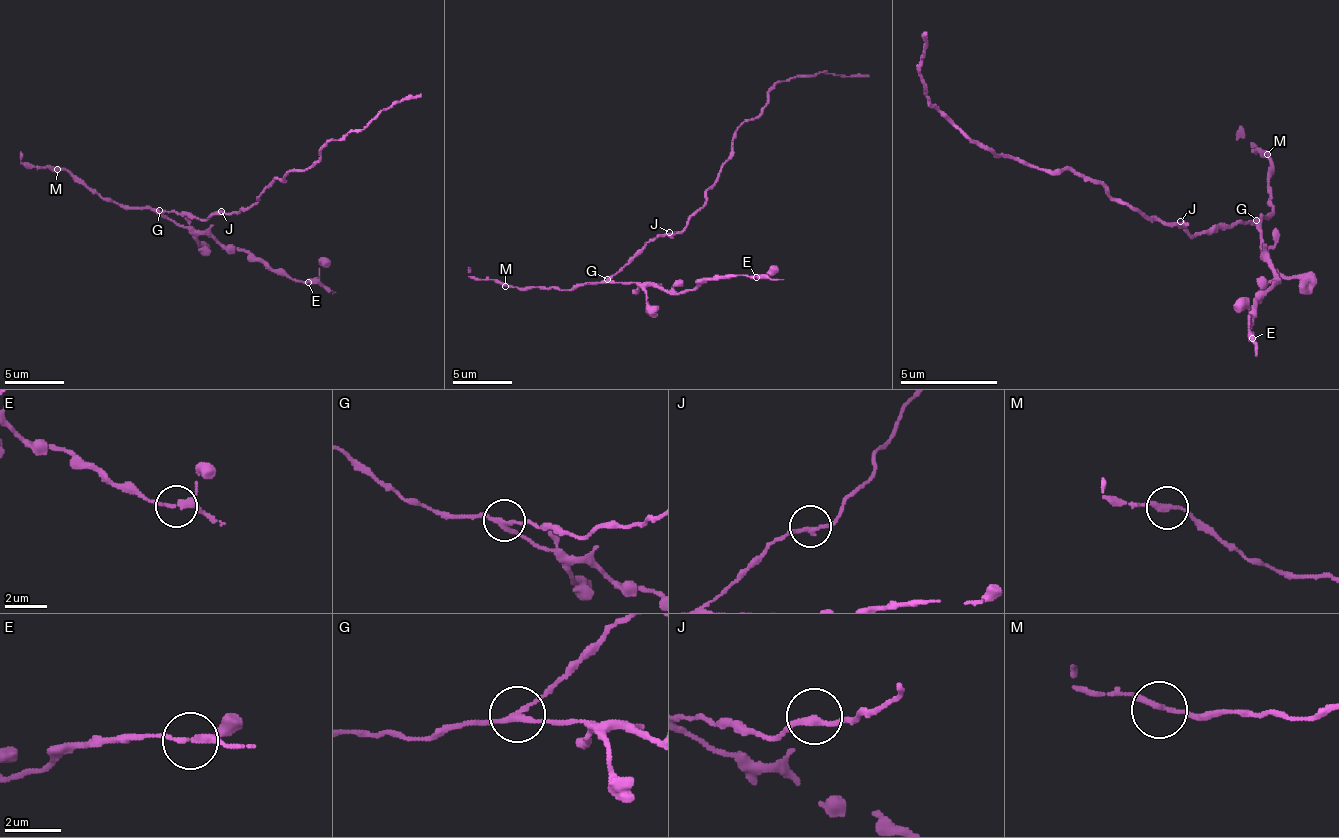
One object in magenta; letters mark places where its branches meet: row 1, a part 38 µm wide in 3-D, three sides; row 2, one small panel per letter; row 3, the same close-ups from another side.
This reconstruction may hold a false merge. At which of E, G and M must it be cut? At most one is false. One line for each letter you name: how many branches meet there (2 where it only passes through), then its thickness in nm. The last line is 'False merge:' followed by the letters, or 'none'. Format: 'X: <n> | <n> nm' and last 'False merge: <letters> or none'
G: 3 | 190 nm
False merge: G

